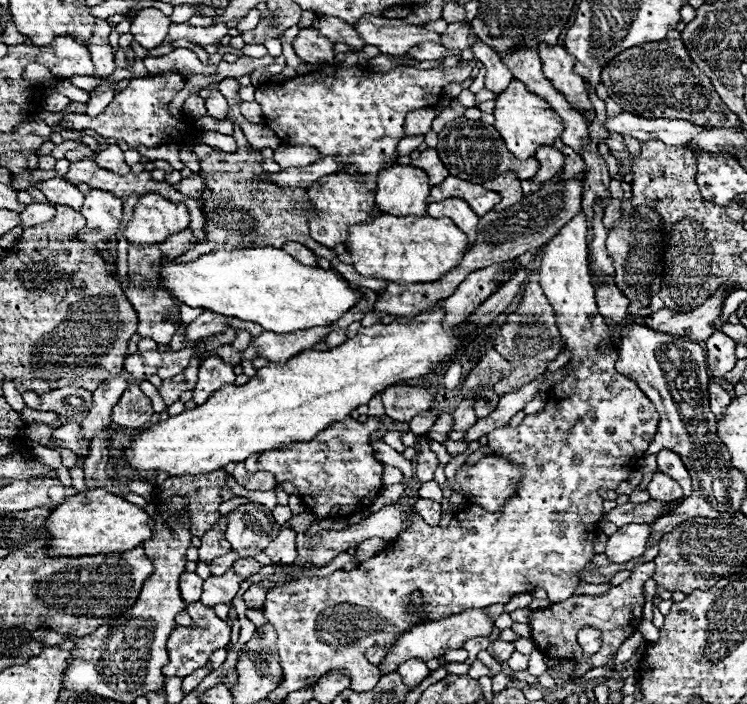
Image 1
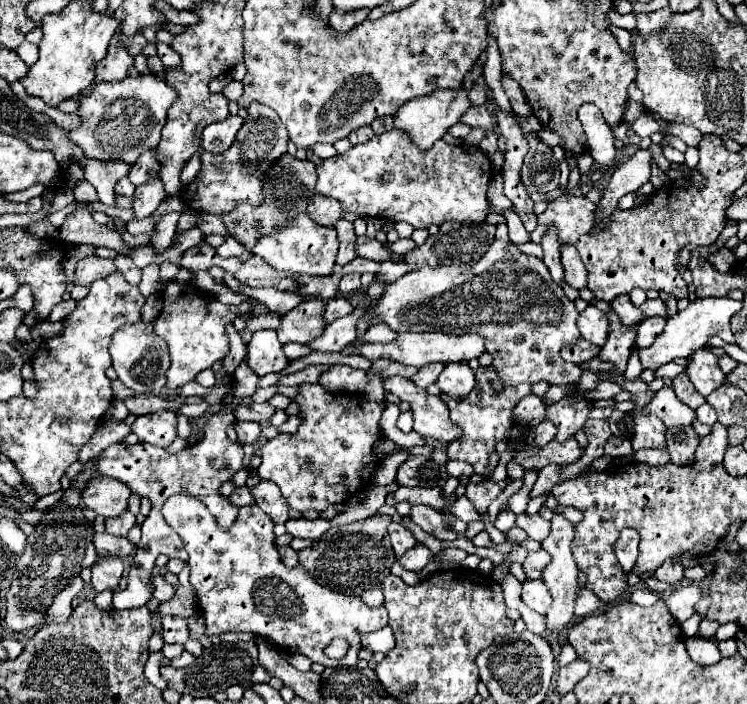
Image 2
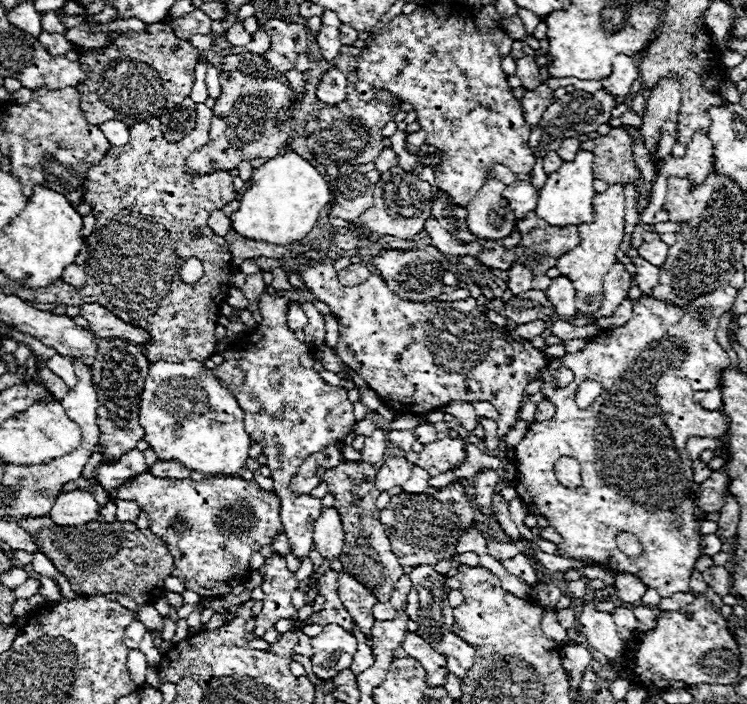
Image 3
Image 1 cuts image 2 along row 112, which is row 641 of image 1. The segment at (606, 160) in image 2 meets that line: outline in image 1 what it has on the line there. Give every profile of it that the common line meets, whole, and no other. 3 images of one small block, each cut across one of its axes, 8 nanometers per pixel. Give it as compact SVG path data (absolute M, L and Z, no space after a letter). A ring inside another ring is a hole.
M582 628L580 632L578 632L578 644L582 646L582 650L584 650L584 656L594 656L598 650L600 650L600 632L596 630L596 628Z

